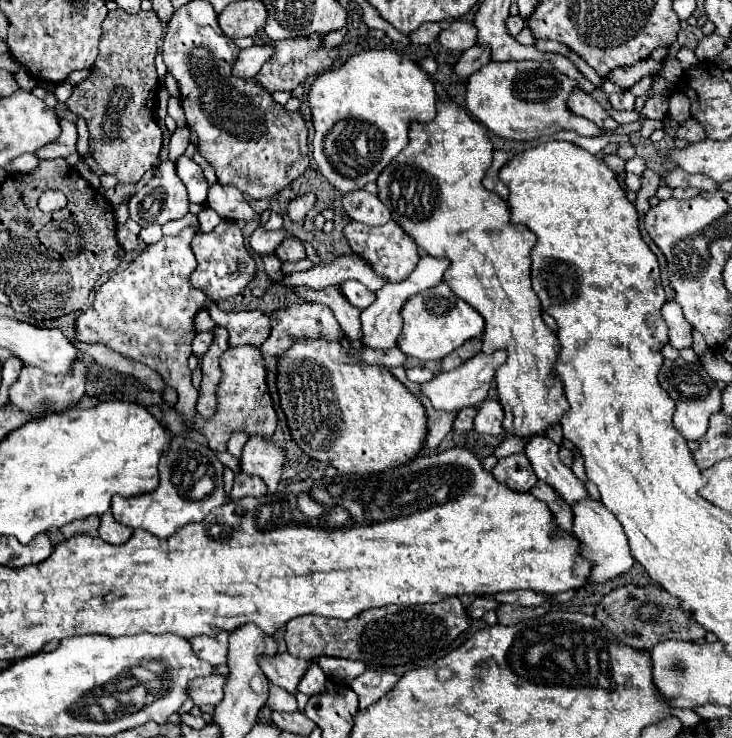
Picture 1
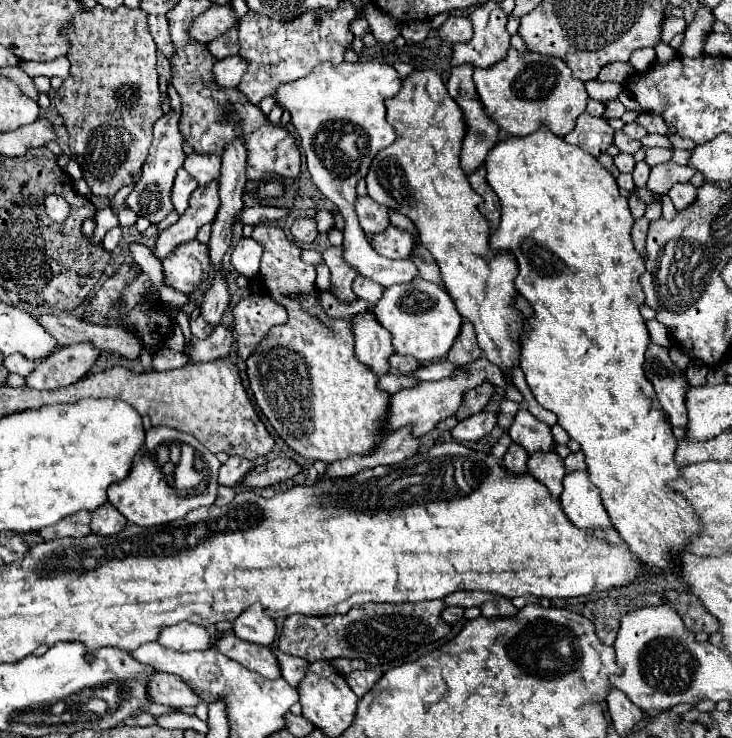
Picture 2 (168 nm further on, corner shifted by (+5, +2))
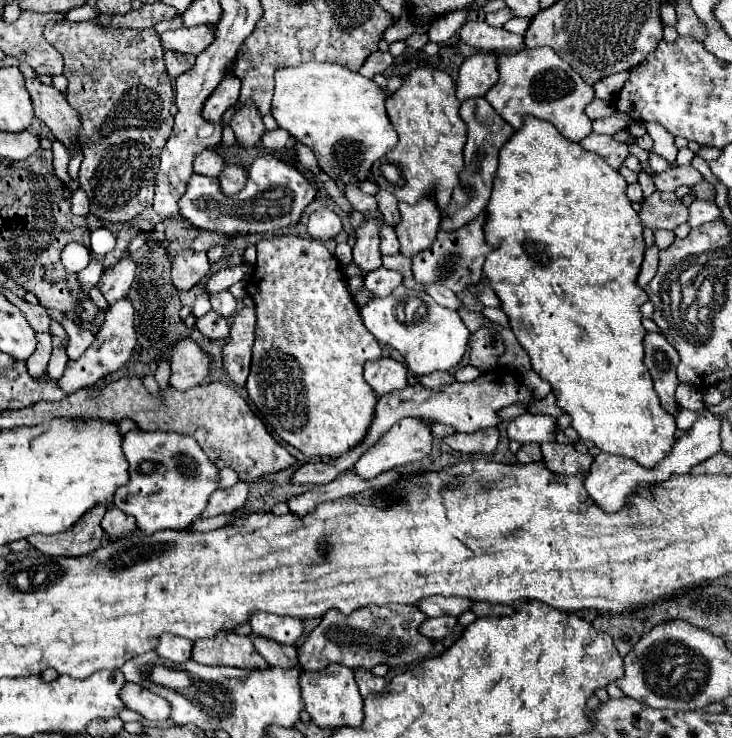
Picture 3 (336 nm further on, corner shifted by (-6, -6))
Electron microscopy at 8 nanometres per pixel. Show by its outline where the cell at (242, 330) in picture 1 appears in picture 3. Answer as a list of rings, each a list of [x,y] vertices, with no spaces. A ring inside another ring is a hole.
[[[180,340],[170,360],[170,386],[184,392],[198,386],[210,368],[210,356],[192,340]]]

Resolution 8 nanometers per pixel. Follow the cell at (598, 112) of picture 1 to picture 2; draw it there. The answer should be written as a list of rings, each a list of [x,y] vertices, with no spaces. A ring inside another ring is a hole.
[[[583,112],[577,118],[575,130],[569,132],[565,140],[587,150],[591,156],[599,156],[613,144],[613,128],[603,118],[595,118]]]

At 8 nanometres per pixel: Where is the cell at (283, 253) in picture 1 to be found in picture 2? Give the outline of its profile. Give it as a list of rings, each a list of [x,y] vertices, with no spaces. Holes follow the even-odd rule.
[[[299,218],[291,226],[291,236],[297,244],[311,244],[317,238],[317,226],[315,220],[309,218]]]

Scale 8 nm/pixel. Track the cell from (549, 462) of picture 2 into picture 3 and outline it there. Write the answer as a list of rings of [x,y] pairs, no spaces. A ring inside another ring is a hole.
[[[544,442],[542,454],[544,454],[544,464],[556,474],[558,472],[560,474],[588,472],[588,468],[594,460],[590,454],[578,454],[574,450],[574,446],[558,444],[558,442]]]

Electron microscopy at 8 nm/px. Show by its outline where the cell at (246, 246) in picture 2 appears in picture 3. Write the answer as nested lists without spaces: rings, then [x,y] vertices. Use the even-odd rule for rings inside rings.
[[[246,264],[222,268],[222,270],[214,272],[214,274],[208,278],[204,290],[206,290],[208,294],[216,294],[216,292],[222,292],[222,290],[228,290],[232,284],[244,280],[244,278],[250,276],[252,272],[254,272],[254,268],[252,268],[252,266],[246,266]]]

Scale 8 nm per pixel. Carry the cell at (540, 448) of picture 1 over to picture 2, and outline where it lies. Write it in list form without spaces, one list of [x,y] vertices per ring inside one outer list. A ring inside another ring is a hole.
[[[521,408],[509,428],[509,436],[513,442],[521,444],[529,456],[537,452],[551,452],[553,436],[551,428],[537,420],[527,408]]]

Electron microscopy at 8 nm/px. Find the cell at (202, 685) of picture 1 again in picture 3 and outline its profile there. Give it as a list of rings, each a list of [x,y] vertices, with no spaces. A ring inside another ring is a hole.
[[[126,682],[120,690],[120,698],[128,710],[138,712],[148,722],[164,722],[170,718],[170,706],[158,694],[142,688],[140,684]]]

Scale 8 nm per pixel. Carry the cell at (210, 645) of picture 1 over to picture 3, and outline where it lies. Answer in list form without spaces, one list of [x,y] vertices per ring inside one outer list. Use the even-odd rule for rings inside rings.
[[[164,634],[158,636],[158,646],[156,646],[156,654],[160,654],[166,660],[172,660],[176,664],[188,662],[190,660],[190,652],[192,652],[192,642],[180,636],[172,636],[172,634]]]

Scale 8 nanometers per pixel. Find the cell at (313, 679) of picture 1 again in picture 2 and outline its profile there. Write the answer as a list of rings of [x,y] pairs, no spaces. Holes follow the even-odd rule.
[[[275,648],[275,654],[279,658],[279,664],[281,664],[281,672],[283,672],[283,678],[287,684],[291,684],[293,688],[299,686],[299,682],[305,678],[305,672],[309,668],[309,662],[307,660],[301,660],[297,656],[289,656],[289,654],[281,654],[277,648]]]

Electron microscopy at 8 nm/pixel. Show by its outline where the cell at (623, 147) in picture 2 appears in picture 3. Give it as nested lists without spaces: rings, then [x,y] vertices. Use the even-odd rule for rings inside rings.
[[[647,122],[645,125],[650,138],[654,140],[654,148],[652,150],[672,164],[676,154],[678,154],[676,146],[674,146],[674,136],[656,122]]]

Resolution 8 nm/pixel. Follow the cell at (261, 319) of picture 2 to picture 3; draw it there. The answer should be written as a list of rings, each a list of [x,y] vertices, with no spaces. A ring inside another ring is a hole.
[[[242,308],[234,316],[234,322],[230,326],[230,336],[222,348],[224,372],[238,388],[242,388],[248,378],[252,342],[254,342],[254,326],[256,326],[254,308]]]

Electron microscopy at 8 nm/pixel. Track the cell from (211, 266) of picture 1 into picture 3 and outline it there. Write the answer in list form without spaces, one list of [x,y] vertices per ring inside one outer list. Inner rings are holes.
[[[184,250],[172,262],[172,282],[180,290],[190,290],[210,270],[210,262],[204,252]]]

